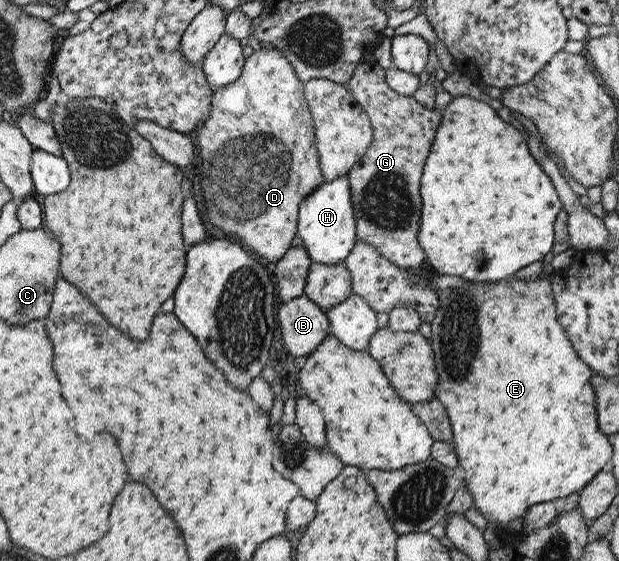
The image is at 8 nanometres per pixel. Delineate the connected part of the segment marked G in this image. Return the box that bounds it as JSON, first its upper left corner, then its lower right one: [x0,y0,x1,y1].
[344,59,442,269]

